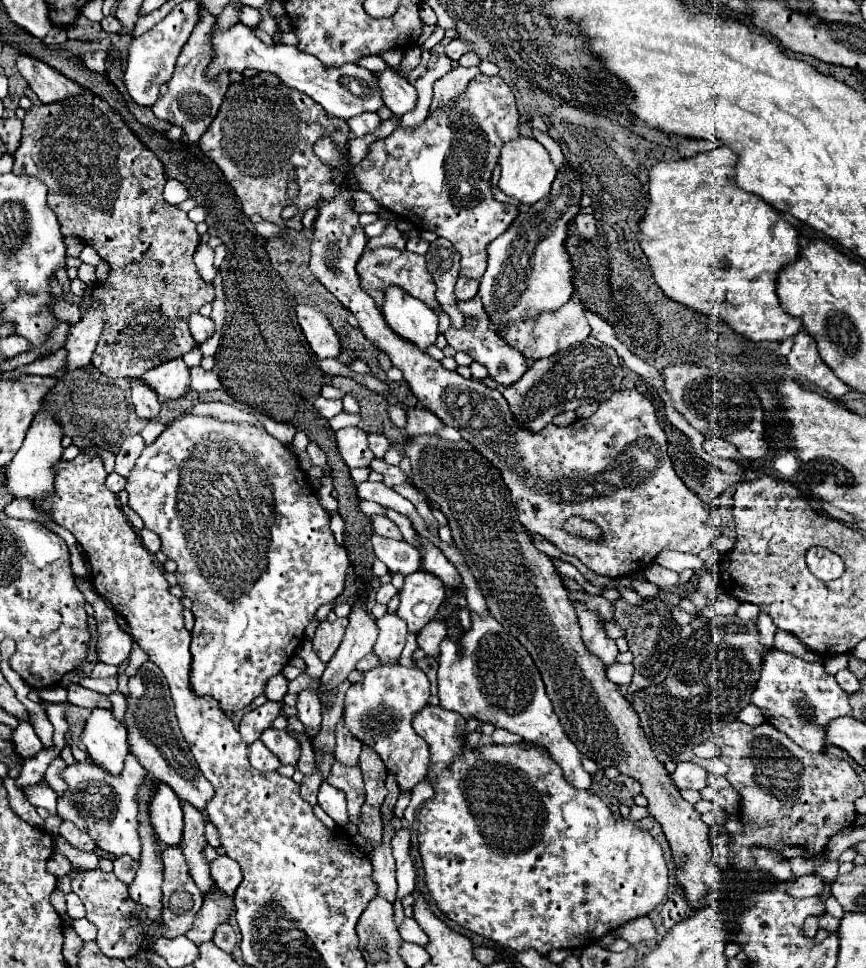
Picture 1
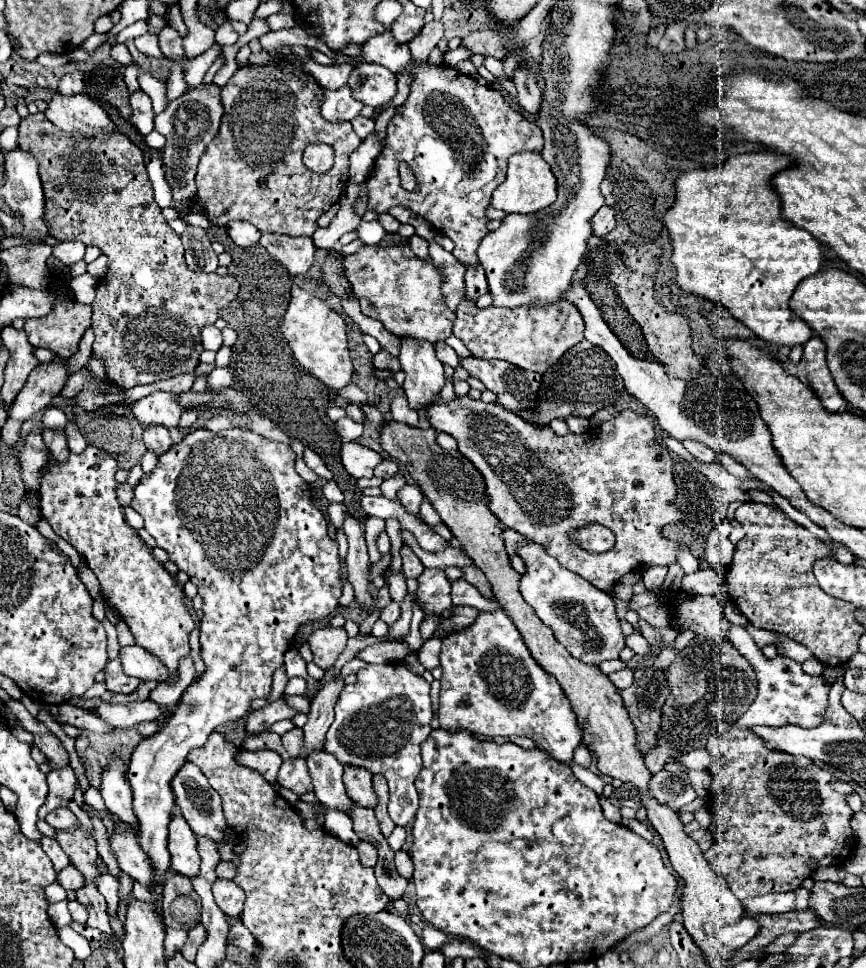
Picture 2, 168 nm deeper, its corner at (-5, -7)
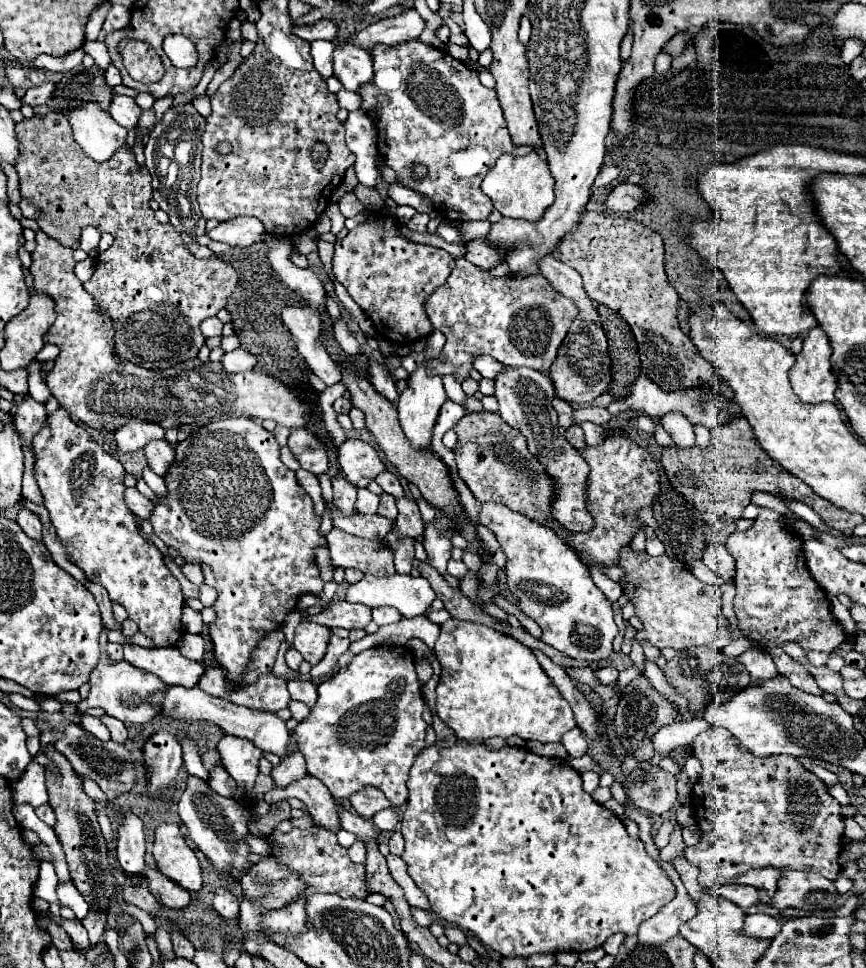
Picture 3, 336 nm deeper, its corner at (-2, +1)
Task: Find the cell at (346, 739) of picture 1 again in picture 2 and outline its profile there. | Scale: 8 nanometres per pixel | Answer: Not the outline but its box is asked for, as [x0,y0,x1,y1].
[344,766,376,808]

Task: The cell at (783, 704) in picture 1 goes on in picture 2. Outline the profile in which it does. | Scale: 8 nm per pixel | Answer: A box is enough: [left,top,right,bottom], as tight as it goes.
[728,624,830,728]

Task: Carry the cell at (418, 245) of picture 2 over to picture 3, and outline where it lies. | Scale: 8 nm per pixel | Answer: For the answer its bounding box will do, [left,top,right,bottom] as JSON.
[407,214,429,232]

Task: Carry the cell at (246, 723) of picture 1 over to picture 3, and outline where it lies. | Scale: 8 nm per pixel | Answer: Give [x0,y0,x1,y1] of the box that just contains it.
[229,672,289,712]

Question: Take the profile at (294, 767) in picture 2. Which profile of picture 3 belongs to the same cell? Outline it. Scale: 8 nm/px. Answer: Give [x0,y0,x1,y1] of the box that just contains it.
[263,776,341,832]

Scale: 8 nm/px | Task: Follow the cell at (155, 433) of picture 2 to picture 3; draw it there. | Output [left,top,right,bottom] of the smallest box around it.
[143,440,175,478]

